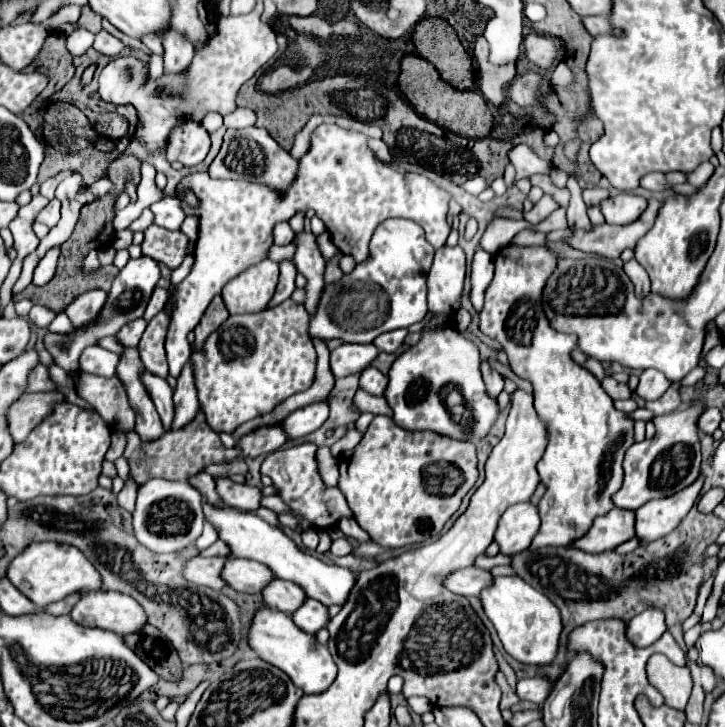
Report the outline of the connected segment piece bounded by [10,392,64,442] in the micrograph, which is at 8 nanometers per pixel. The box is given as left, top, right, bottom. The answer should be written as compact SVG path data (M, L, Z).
M36 392L16 400L14 408L10 408L10 436L14 436L14 442L26 440L38 420L50 414L56 400L64 400L64 396L60 392Z

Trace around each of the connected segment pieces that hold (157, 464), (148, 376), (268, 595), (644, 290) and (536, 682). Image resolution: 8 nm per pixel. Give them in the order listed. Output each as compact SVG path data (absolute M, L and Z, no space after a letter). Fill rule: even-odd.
M202 410L198 412L194 424L190 422L188 426L184 426L182 430L164 434L162 440L156 442L148 442L144 444L136 432L128 432L128 446L124 452L124 458L130 464L130 476L132 480L142 486L146 484L146 480L152 478L164 478L164 480L188 480L192 476L196 476L198 472L202 472L208 464L220 464L220 462L230 462L238 456L242 456L242 452L238 452L238 448L226 450L218 438L218 434L214 434L214 430L208 428Z
M142 372L142 384L148 390L160 418L166 430L170 430L172 418L174 418L174 404L172 404L172 388L168 386L168 382L164 378L154 376L152 372Z
M274 578L262 590L262 596L270 608L276 608L276 610L282 610L288 614L298 610L302 606L302 600L306 600L306 594L300 586L286 582L286 580L278 580L278 578Z
M628 260L624 262L624 272L630 276L630 280L634 282L636 286L636 292L638 296L644 296L650 292L650 278L648 278L648 272L638 264L638 260Z
M524 678L518 680L516 688L520 700L530 700L534 704L544 704L550 690L552 690L552 680L548 678Z

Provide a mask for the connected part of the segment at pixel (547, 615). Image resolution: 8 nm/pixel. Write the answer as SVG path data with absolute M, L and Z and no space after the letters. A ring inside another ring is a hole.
M496 576L490 588L484 588L478 598L482 602L484 614L494 624L504 650L512 658L524 664L548 664L554 660L562 622L558 608L544 594L534 590L518 576Z

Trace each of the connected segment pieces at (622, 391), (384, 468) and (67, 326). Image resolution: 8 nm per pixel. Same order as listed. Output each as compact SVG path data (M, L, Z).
M606 376L606 378L604 378L604 390L606 390L608 396L612 396L612 400L628 398L628 396L630 396L630 388L628 388L626 384L616 382L612 376Z
M376 416L362 442L340 458L338 488L344 494L348 508L354 512L356 522L370 534L370 538L384 548L402 548L410 544L428 542L438 534L450 516L460 508L462 498L478 480L476 448L472 442L458 442L442 438L434 432L406 432L398 428L392 418Z
M61 312L48 324L48 330L50 330L50 332L68 334L70 330L74 330L74 324L70 324L70 319L66 316L65 312Z

